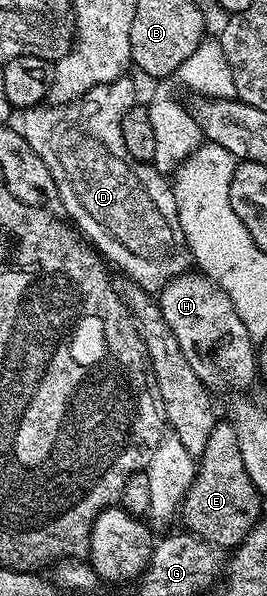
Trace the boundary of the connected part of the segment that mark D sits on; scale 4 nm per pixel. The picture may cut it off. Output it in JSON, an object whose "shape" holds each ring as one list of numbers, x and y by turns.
{"shape":[[122,77,99,85,81,98,67,103,38,105,22,110,19,130,33,152,43,157,43,165,51,169,60,206,65,206,72,226,90,244,114,243,117,247,110,249,108,262,113,262,119,270,126,271,136,286,142,287,144,291,157,293,176,275,186,274,190,270,191,256,189,248,185,246,185,234,179,225,170,180,155,166,136,163,131,153,127,153,127,145,123,145,123,113,127,113,127,109,134,105,133,83,129,77]]}

